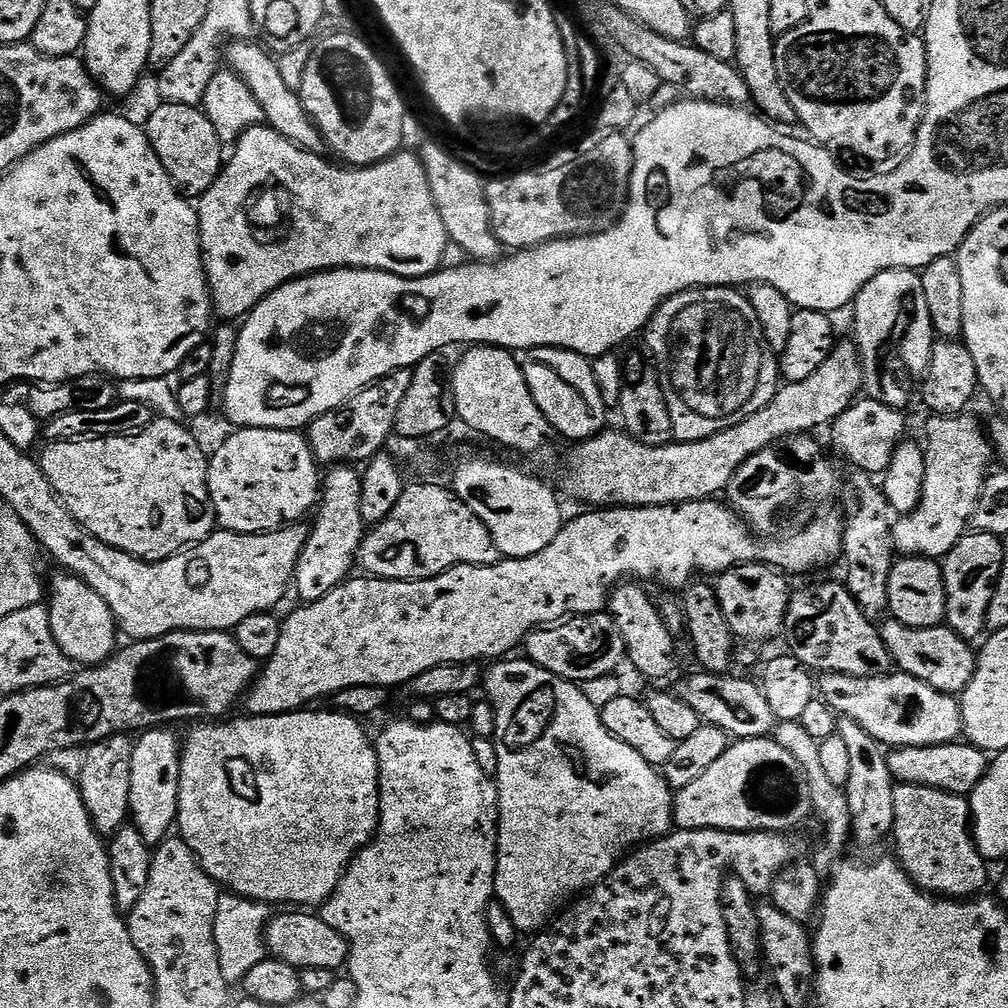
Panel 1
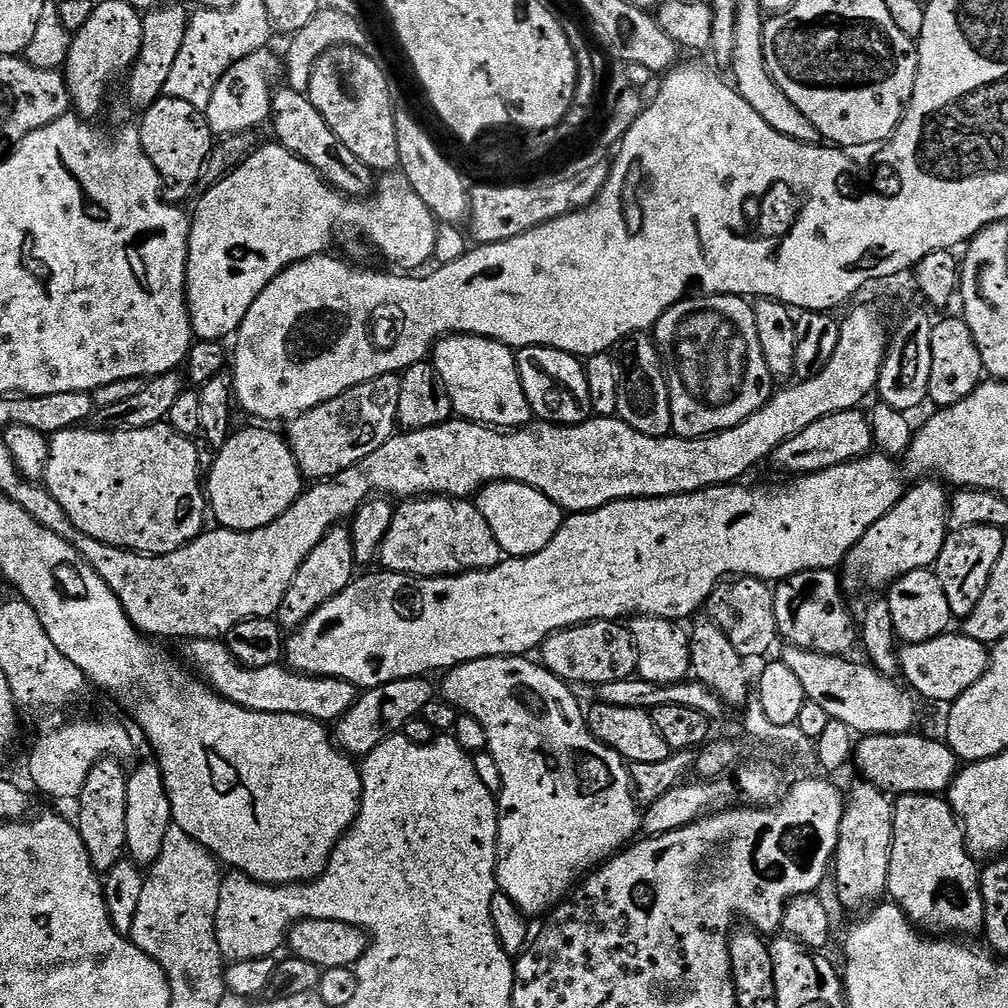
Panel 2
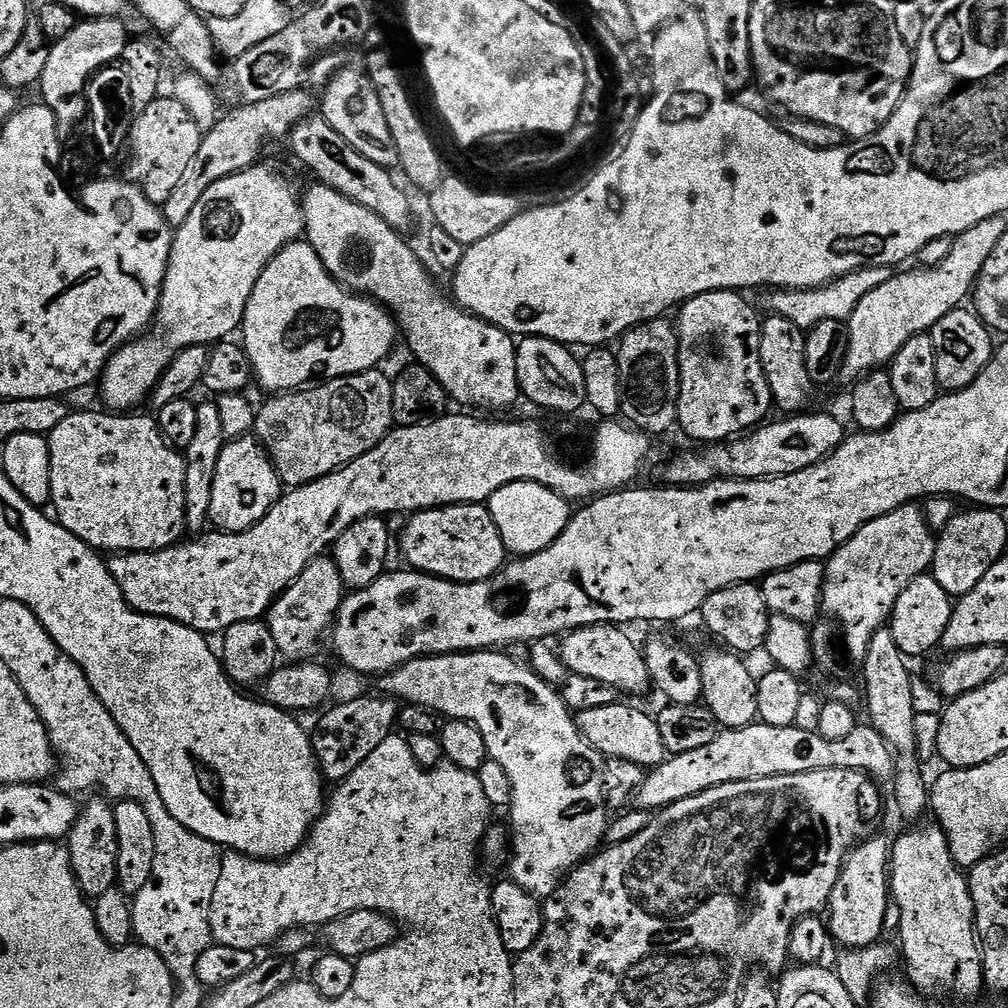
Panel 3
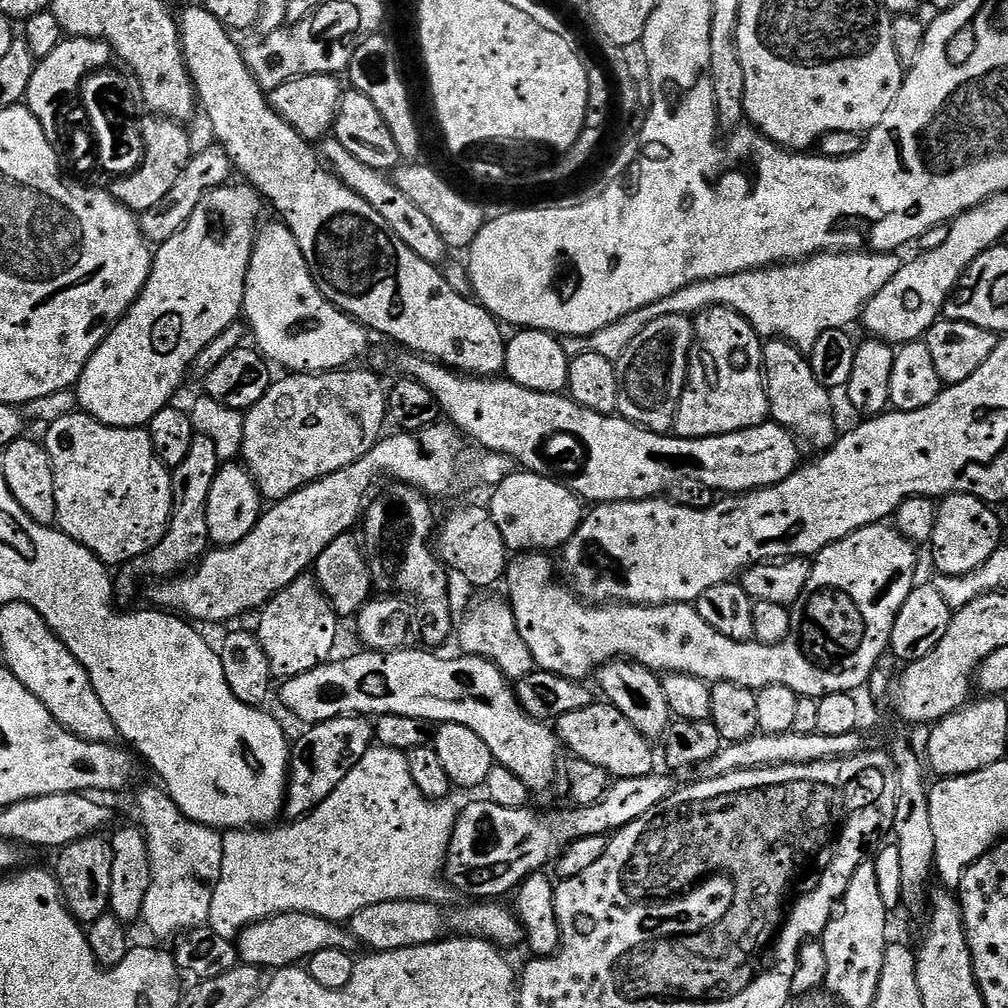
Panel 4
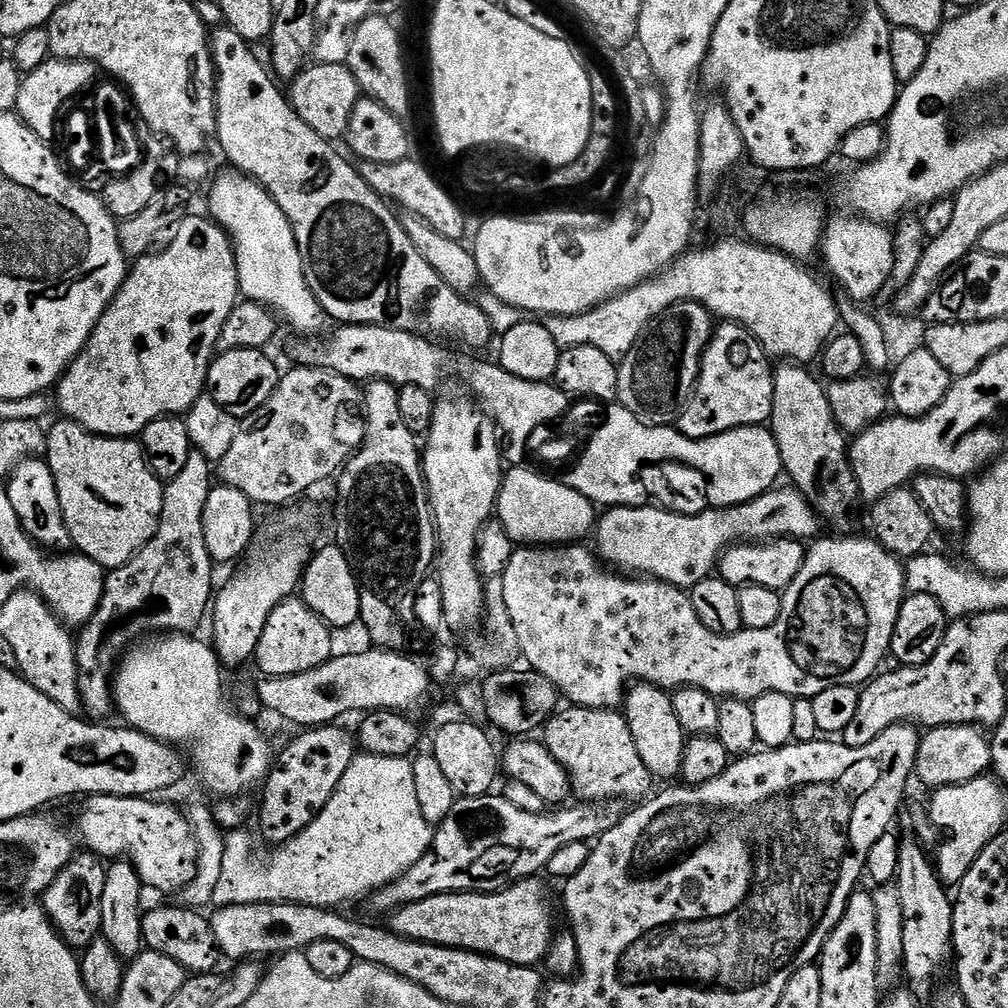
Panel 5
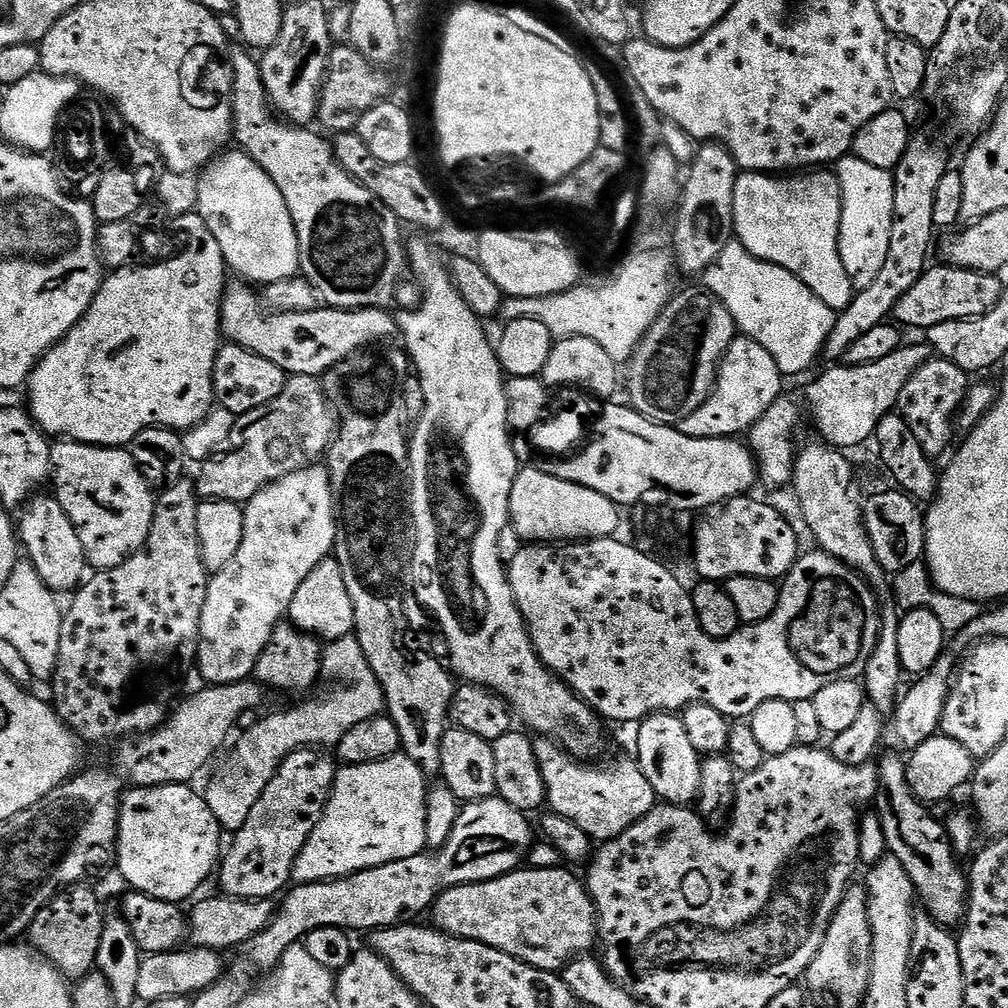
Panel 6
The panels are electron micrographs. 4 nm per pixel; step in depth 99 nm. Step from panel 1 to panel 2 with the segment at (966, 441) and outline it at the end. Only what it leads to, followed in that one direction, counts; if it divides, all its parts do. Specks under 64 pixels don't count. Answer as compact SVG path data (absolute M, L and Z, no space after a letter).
M932 478L913 484L916 485L913 488L911 485L904 497L882 518L878 518L878 522L874 522L874 526L870 526L870 530L866 530L862 539L852 547L846 561L850 575L868 576L870 583L888 586L914 570L931 569L935 565L950 531L950 496L945 485Z

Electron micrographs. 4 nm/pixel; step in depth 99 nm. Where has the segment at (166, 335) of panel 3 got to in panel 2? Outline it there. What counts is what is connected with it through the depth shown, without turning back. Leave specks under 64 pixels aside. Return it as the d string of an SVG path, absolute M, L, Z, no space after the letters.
M271 142L263 148L257 147L251 154L240 163L239 166L233 168L231 172L225 174L221 180L216 181L207 189L208 193L201 198L196 204L196 213L193 211L190 216L192 229L190 230L190 238L188 239L188 269L186 270L186 278L188 279L188 316L192 320L193 333L202 340L223 341L223 336L231 337L239 332L240 324L246 318L246 314L250 310L250 306L254 306L254 302L258 298L258 294L262 294L262 290L266 290L266 286L270 286L270 282L274 282L274 278L278 278L278 274L282 274L292 264L297 264L300 260L305 260L311 256L322 256L329 251L328 248L332 244L332 239L336 236L339 228L353 228L356 232L361 232L386 259L392 264L397 264L400 270L420 270L427 260L431 261L434 257L434 238L436 237L436 229L438 221L432 215L432 211L426 206L426 202L422 202L422 198L418 198L418 194L414 192L414 186L410 186L408 179L404 177L404 173L399 170L393 170L379 177L378 183L374 189L374 195L371 198L349 198L344 196L337 188L327 184L322 178L322 174L318 174L318 170L314 170L314 166L310 166L302 158L298 158L290 150L286 150L279 142Z

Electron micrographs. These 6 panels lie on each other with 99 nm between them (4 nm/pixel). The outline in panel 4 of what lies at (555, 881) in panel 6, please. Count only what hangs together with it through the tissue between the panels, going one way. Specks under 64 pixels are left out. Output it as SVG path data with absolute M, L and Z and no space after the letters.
M399 900L398 902L378 902L358 910L346 927L352 933L357 945L366 947L373 953L393 952L403 948L417 948L427 944L437 944L449 933L457 936L475 936L477 940L488 940L501 950L509 950L524 940L524 930L520 919L511 907L503 908L500 902L468 902L465 908L456 908L444 913L445 909L430 900Z

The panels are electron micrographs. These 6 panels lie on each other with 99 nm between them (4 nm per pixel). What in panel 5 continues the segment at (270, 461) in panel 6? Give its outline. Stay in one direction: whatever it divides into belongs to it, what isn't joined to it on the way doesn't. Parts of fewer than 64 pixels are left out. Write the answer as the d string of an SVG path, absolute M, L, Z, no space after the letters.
M292 366L281 375L274 394L254 414L240 420L238 438L226 458L218 461L219 483L242 490L256 506L291 505L315 484L331 481L352 453L359 452L365 423L362 388L357 381L328 368Z

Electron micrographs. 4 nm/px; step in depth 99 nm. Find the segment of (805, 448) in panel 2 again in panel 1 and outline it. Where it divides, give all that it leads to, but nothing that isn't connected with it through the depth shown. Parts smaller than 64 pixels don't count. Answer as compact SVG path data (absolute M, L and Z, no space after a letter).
M857 399L838 419L832 421L832 444L853 464L853 469L869 474L883 474L890 466L896 447L905 439L904 415L901 409L891 408L877 400Z

